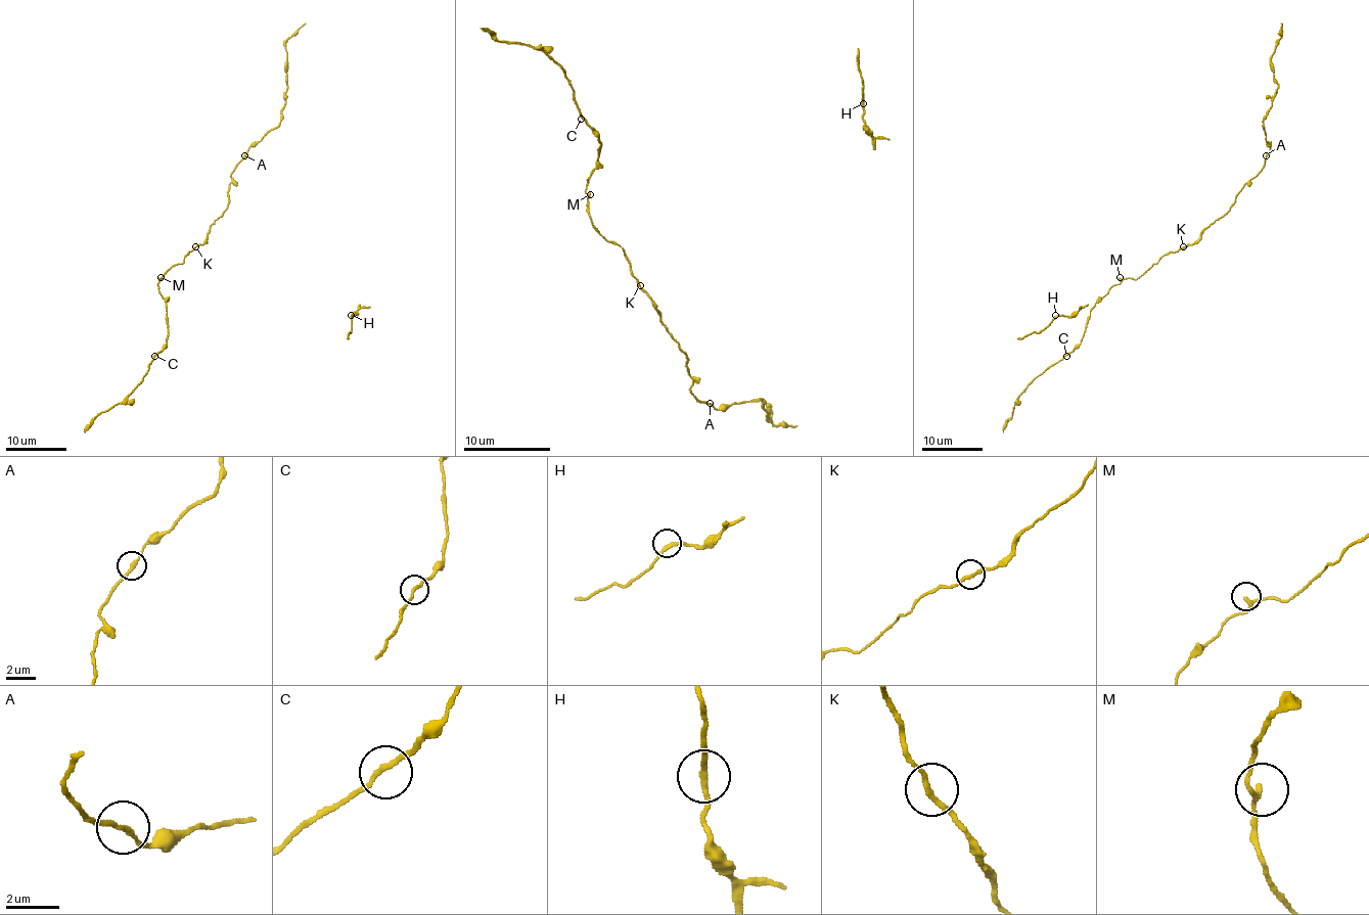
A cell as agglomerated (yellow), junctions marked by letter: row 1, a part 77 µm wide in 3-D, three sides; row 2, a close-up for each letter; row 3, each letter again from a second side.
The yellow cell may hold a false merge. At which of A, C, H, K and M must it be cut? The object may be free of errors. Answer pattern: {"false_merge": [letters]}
{"false_merge": ["A"]}

